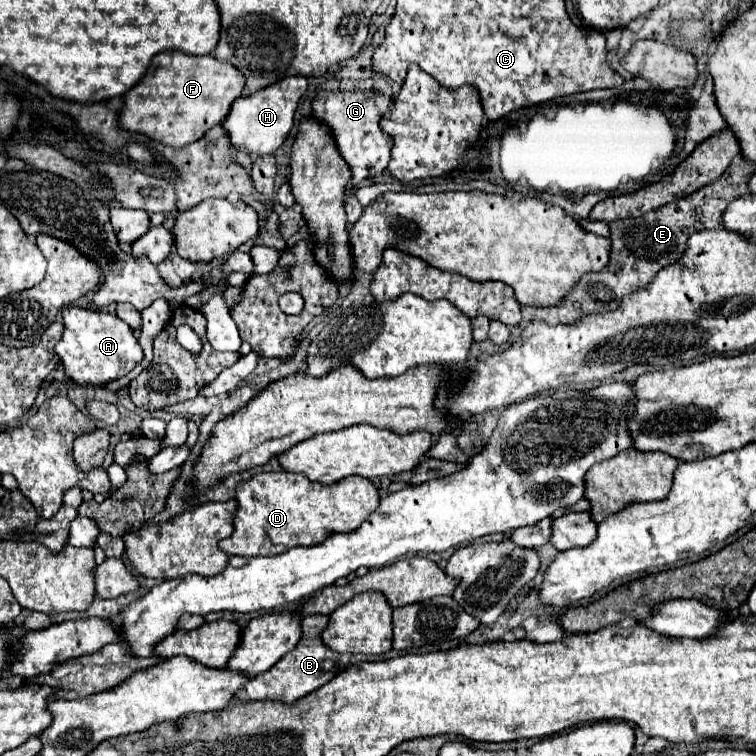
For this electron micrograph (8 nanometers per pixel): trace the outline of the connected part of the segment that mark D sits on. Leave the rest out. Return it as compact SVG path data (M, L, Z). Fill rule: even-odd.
M262 471L238 483L234 533L220 541L218 547L228 555L264 557L298 545L318 545L332 533L356 531L376 509L378 501L378 487L364 477L348 477L332 485L322 485L298 473Z

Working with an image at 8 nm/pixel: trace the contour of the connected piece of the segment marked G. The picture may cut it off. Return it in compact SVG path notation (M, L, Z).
M318 91L312 101L312 115L330 127L344 161L352 169L354 183L366 177L382 175L388 165L392 139L380 129L378 121L392 103L392 97L382 91Z

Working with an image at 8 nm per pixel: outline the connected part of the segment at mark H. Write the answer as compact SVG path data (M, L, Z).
M296 75L296 77L286 77L282 81L276 81L274 85L258 89L250 95L240 95L234 101L226 121L222 123L232 145L244 149L246 153L256 153L256 155L274 153L284 143L284 139L288 137L294 125L294 113L306 87L308 87L306 77Z

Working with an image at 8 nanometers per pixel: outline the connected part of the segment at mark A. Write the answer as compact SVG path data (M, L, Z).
M64 307L64 335L56 345L56 353L64 365L66 375L80 385L104 385L130 373L142 359L142 347L134 331L118 315L100 309Z

